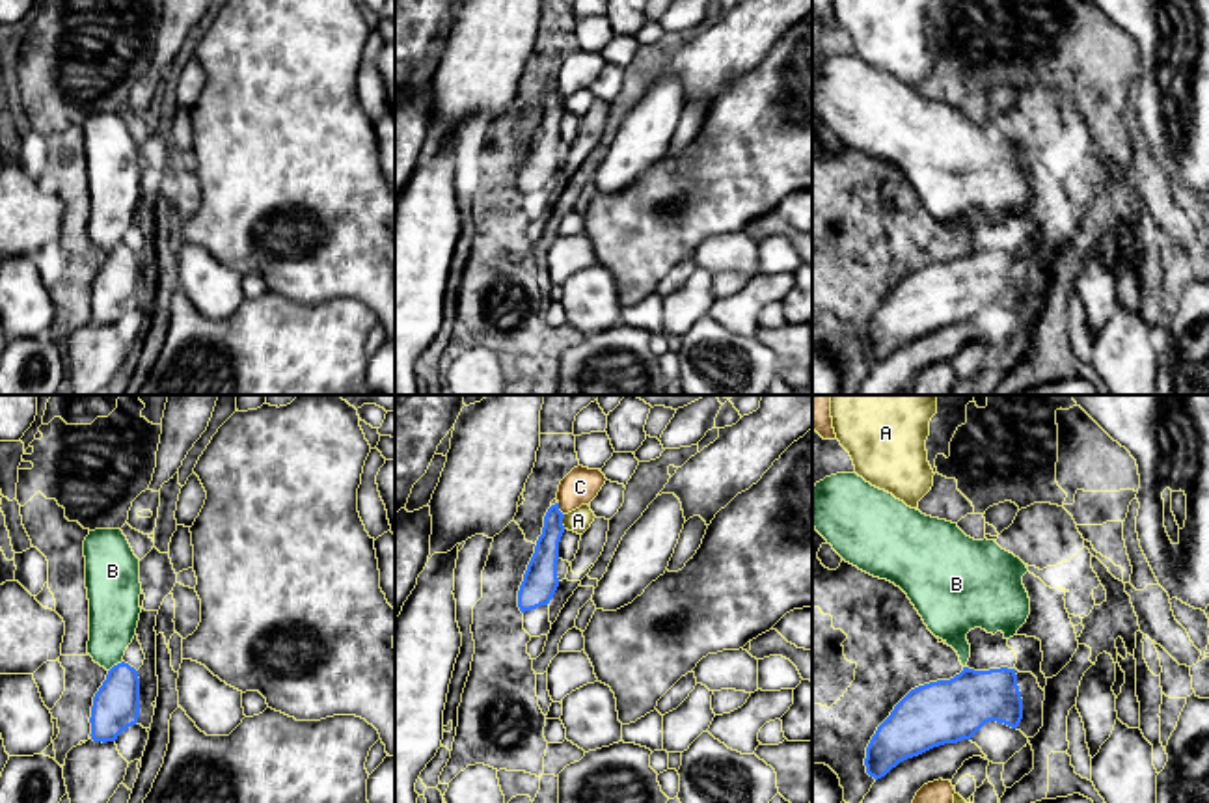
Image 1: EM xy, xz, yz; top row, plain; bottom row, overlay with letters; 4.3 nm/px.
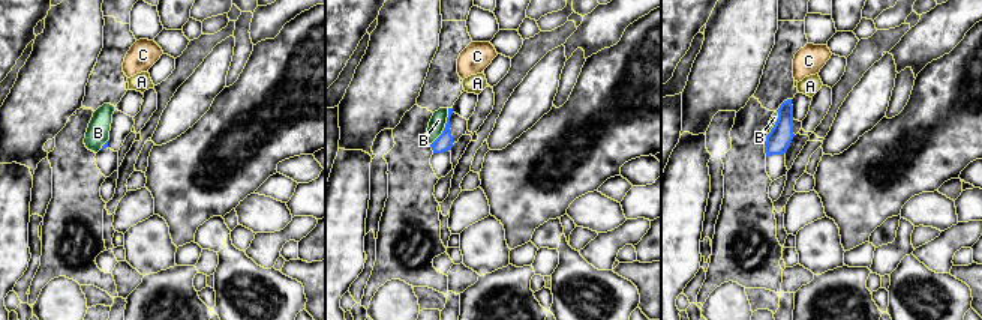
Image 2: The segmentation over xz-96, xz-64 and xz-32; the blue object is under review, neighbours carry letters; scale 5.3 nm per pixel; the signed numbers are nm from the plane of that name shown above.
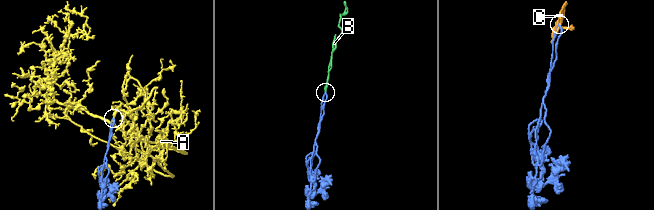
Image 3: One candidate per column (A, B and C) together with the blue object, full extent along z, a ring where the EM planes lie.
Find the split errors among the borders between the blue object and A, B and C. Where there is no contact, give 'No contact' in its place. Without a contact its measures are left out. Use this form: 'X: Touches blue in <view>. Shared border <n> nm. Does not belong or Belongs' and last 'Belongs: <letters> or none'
A: Touches blue in xz. Shared border 60 nm. Does not belong
B: Touches blue in xy. Shared border 80 nm. Does not belong
C: Touches blue in xz. Shared border 60 nm. Does not belong
Belongs: none

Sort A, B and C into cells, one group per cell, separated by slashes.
A / B C

